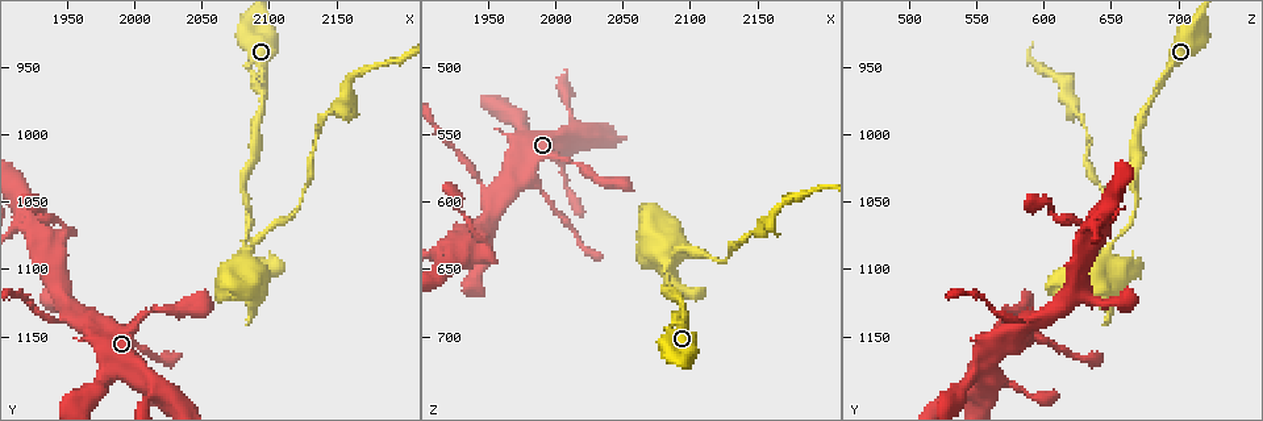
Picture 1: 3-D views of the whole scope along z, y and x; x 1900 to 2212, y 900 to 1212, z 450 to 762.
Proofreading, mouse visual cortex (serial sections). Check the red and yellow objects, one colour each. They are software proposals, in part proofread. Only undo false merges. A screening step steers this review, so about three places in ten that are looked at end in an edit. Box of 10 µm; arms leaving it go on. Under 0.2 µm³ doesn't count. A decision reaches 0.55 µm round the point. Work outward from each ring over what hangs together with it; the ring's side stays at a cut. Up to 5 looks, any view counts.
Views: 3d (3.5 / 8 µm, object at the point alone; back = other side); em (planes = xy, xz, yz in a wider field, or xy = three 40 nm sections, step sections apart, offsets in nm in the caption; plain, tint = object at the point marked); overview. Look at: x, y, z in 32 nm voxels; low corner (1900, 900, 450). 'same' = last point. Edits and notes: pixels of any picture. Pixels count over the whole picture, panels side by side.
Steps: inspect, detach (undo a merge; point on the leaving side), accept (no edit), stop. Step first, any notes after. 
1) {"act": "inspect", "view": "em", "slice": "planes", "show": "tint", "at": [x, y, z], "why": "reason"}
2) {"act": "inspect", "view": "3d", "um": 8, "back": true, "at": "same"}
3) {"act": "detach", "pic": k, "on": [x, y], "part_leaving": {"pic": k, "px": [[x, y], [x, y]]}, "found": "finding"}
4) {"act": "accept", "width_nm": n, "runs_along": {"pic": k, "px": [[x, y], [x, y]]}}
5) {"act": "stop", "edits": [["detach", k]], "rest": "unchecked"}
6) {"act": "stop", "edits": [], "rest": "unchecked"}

{"act": "inspect", "view": "3d", "um": 3.5, "back": true, "at": [2084, 1086, 648], "why": "three arms meet"}

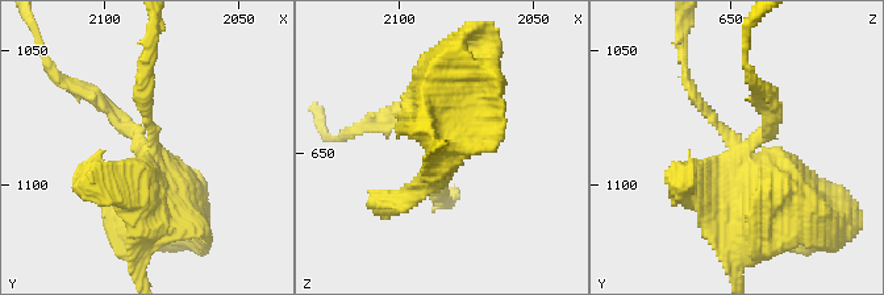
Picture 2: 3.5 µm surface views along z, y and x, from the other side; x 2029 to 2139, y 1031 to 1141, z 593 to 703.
{"act": "inspect", "view": "em", "slice": "xy", "step": 3, "show": "tint", "at": [2084, 1088, 648]}

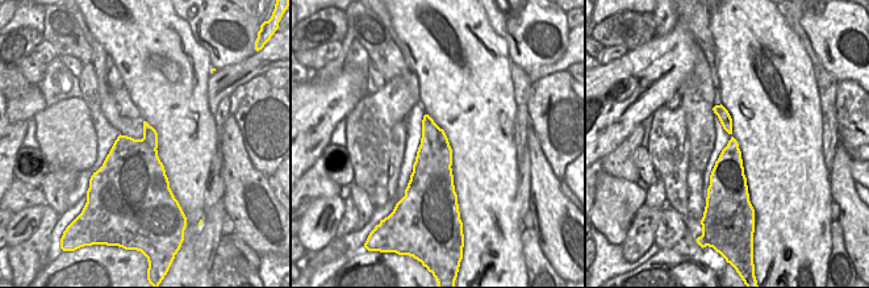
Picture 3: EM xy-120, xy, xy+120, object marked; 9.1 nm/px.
{"act": "detach", "pic": 2, "on": [116, 117], "part_leaving": {"pic": 2, "px": [[144, 149], [95, 96], [58, 77]]}, "found": "two cells meet here"}

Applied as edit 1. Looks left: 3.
{"act": "inspect", "view": "3d", "um": 3.5, "at": [1958, 1138, 594], "why": "small branch off a trunk"}

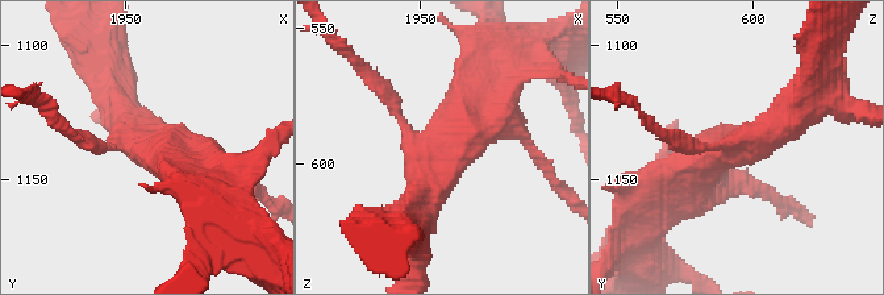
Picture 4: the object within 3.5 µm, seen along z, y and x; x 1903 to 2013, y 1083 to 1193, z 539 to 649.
{"act": "inspect", "view": "em", "slice": "planes", "show": "tint", "at": [1958, 1138, 597], "arms": 3, "arm_widths_nm": [150, 450, 500]}

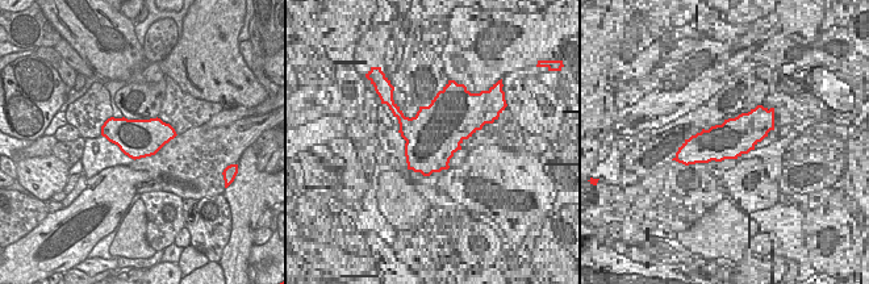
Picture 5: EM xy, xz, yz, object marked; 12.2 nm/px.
{"act": "accept", "runs_along": {"pic": 4, "px": [[680, 179], [808, 102]]}, "found": "continuous, no second cell"}

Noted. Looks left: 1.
{"act": "stop", "edits": [["detach", 2]], "rest": "unchecked"}

